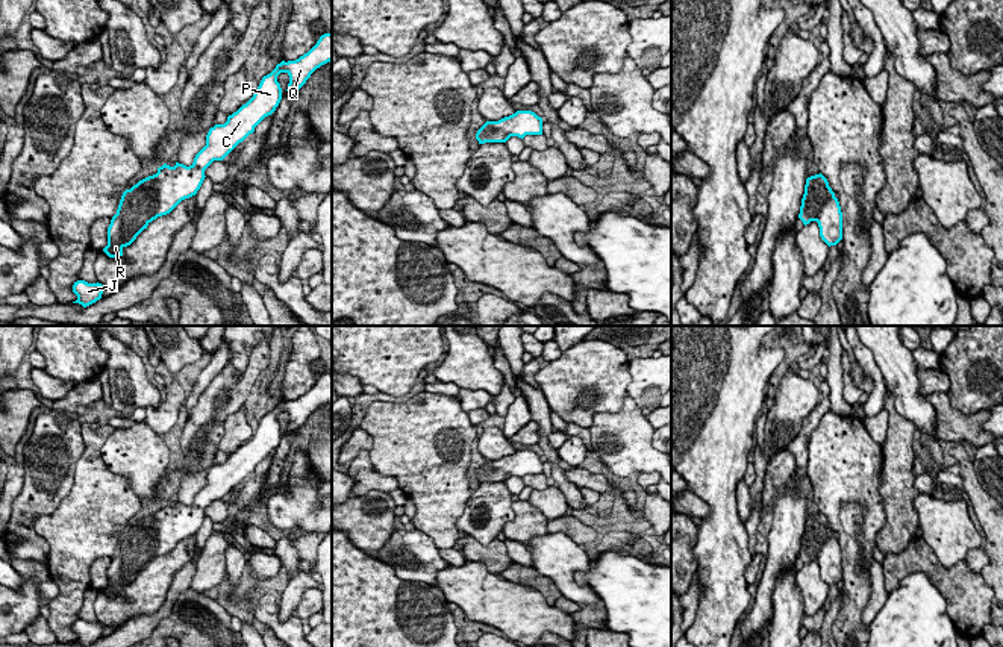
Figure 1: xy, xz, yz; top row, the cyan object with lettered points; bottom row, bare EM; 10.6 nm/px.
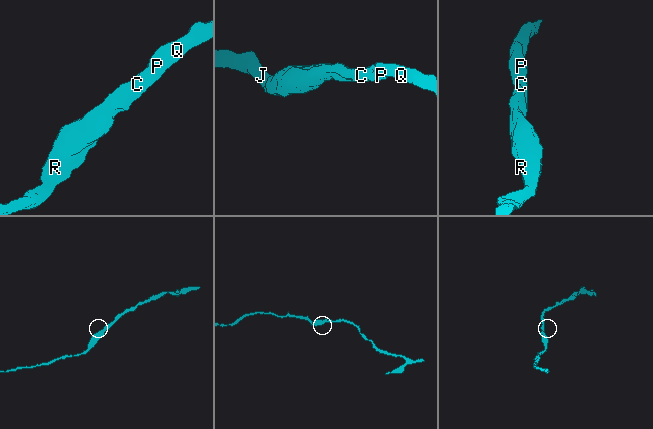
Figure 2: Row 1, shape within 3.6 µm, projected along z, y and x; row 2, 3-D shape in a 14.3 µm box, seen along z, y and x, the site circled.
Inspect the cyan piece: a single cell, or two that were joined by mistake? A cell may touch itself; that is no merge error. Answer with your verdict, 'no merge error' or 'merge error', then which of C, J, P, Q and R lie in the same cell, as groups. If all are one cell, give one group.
no merge error | C J P Q R

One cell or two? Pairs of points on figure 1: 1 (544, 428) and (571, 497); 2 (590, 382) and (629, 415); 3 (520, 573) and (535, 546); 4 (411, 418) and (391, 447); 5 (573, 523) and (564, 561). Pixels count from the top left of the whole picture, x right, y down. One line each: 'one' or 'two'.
1: one
2: two
3: two
4: one
5: two

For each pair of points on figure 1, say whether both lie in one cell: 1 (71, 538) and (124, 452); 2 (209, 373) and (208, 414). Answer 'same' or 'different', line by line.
1: different
2: different

